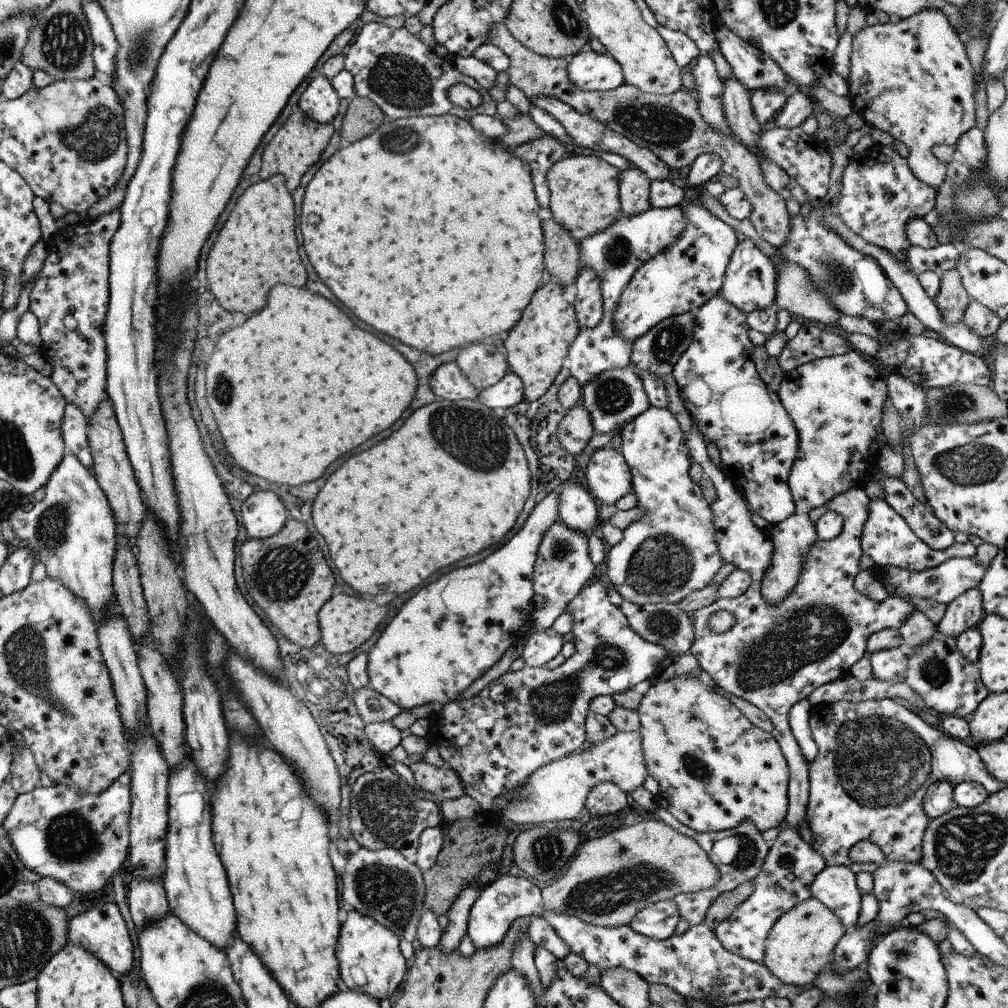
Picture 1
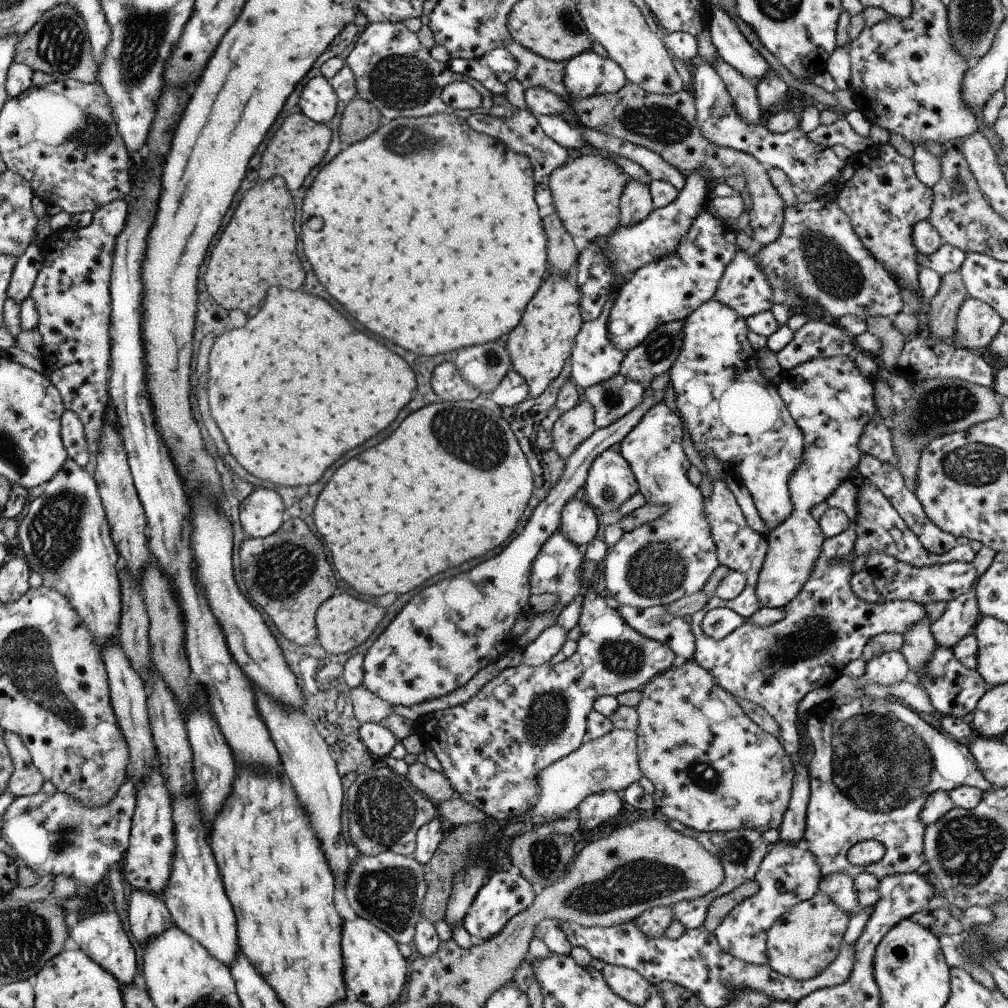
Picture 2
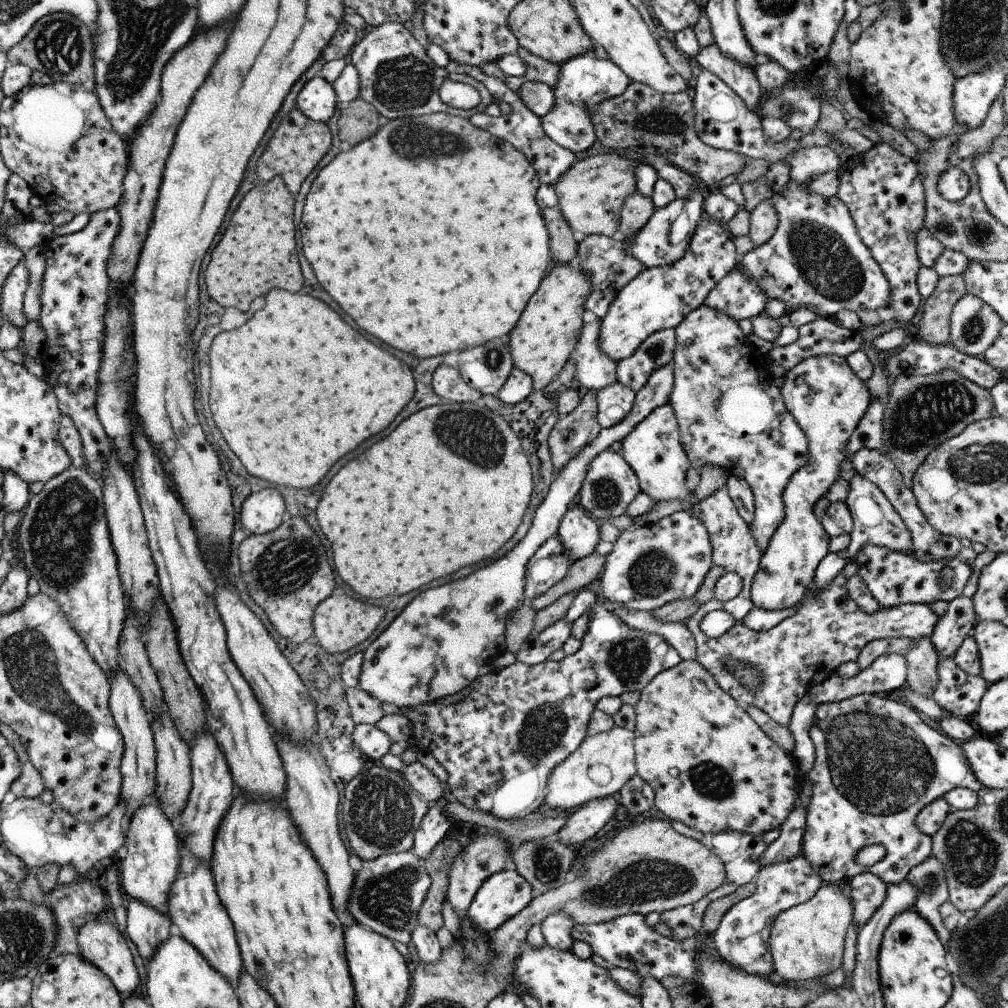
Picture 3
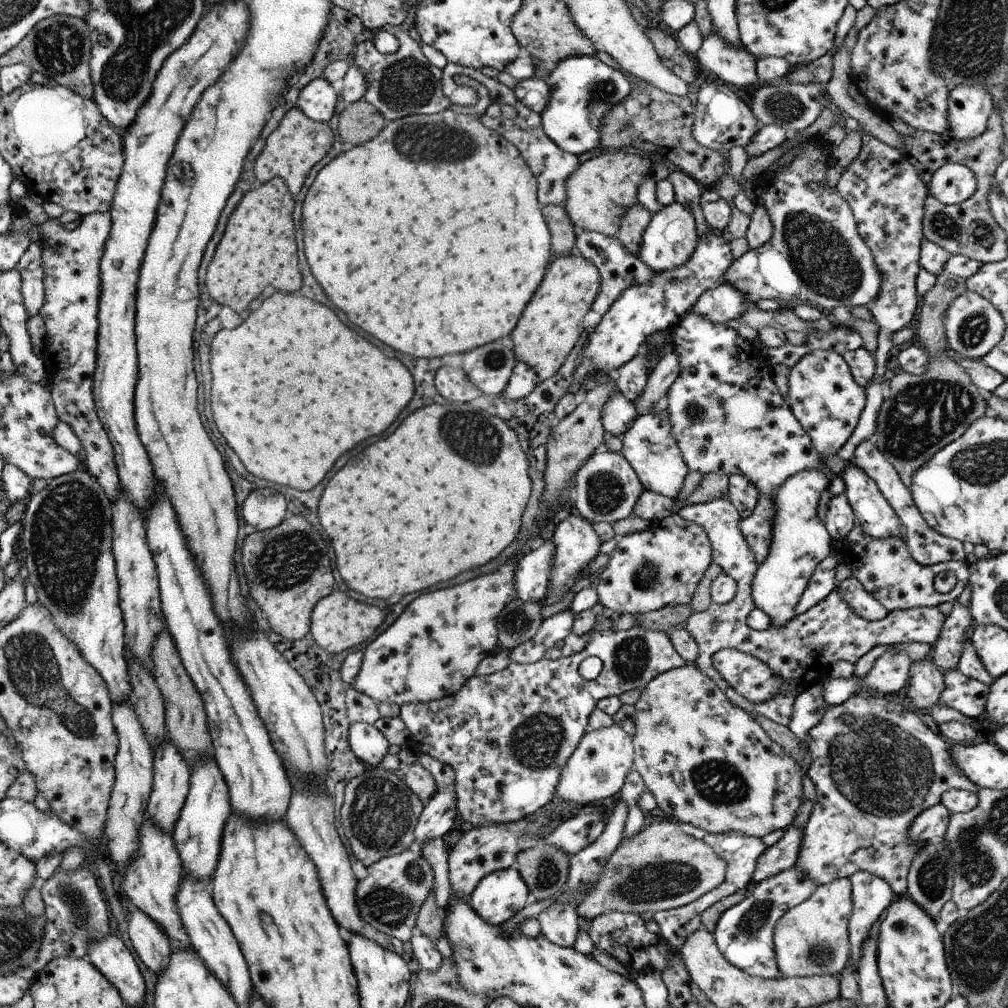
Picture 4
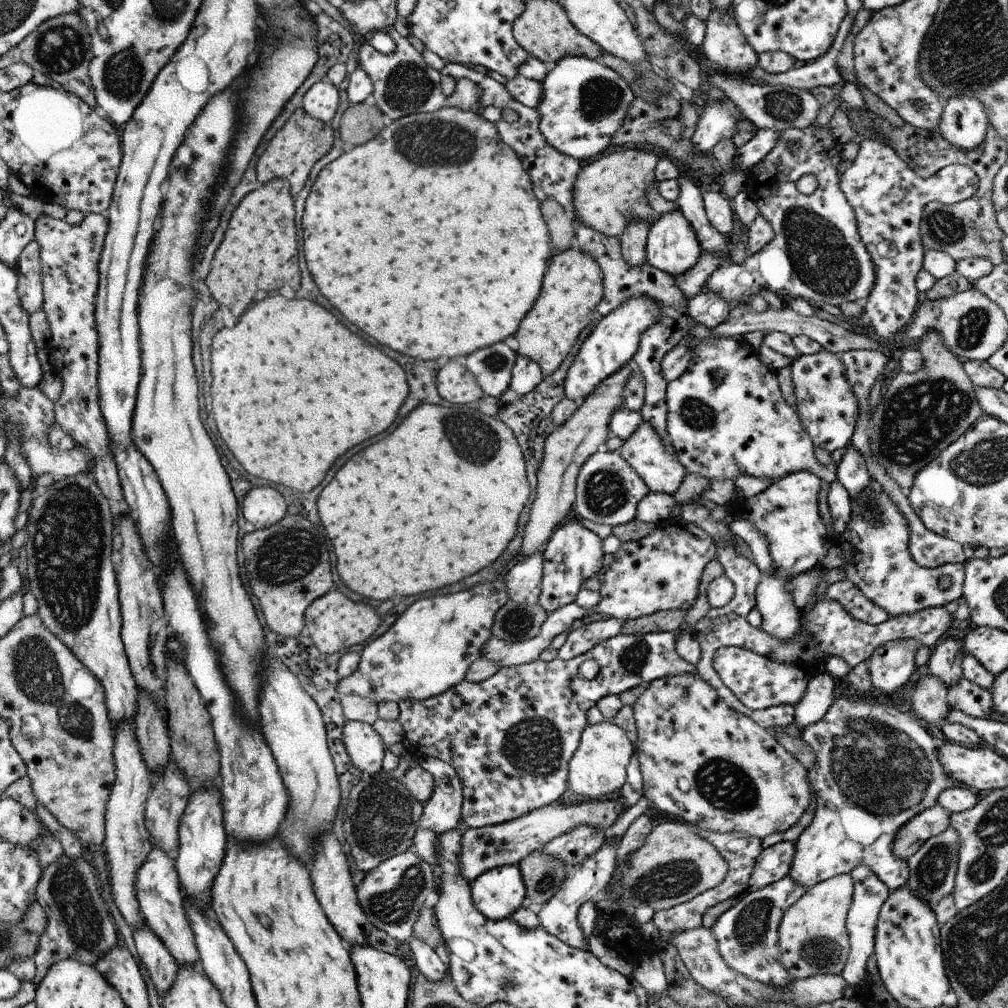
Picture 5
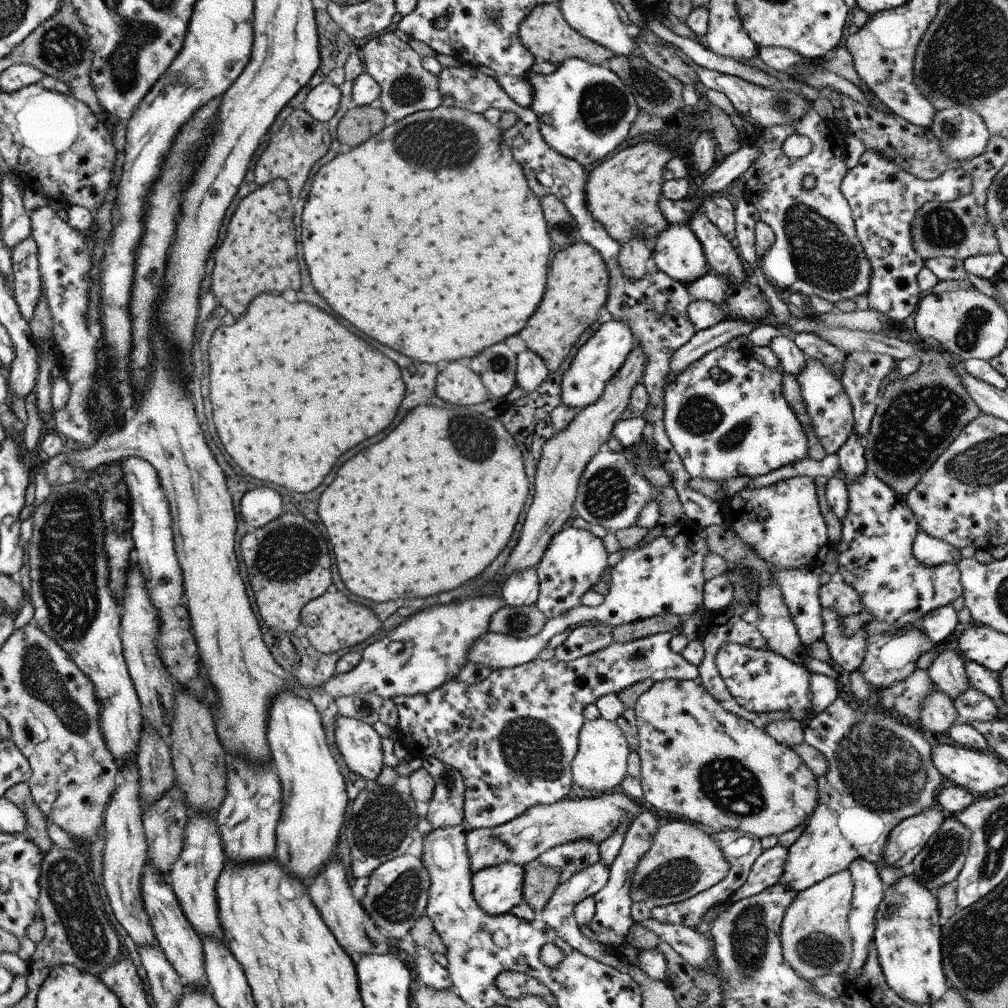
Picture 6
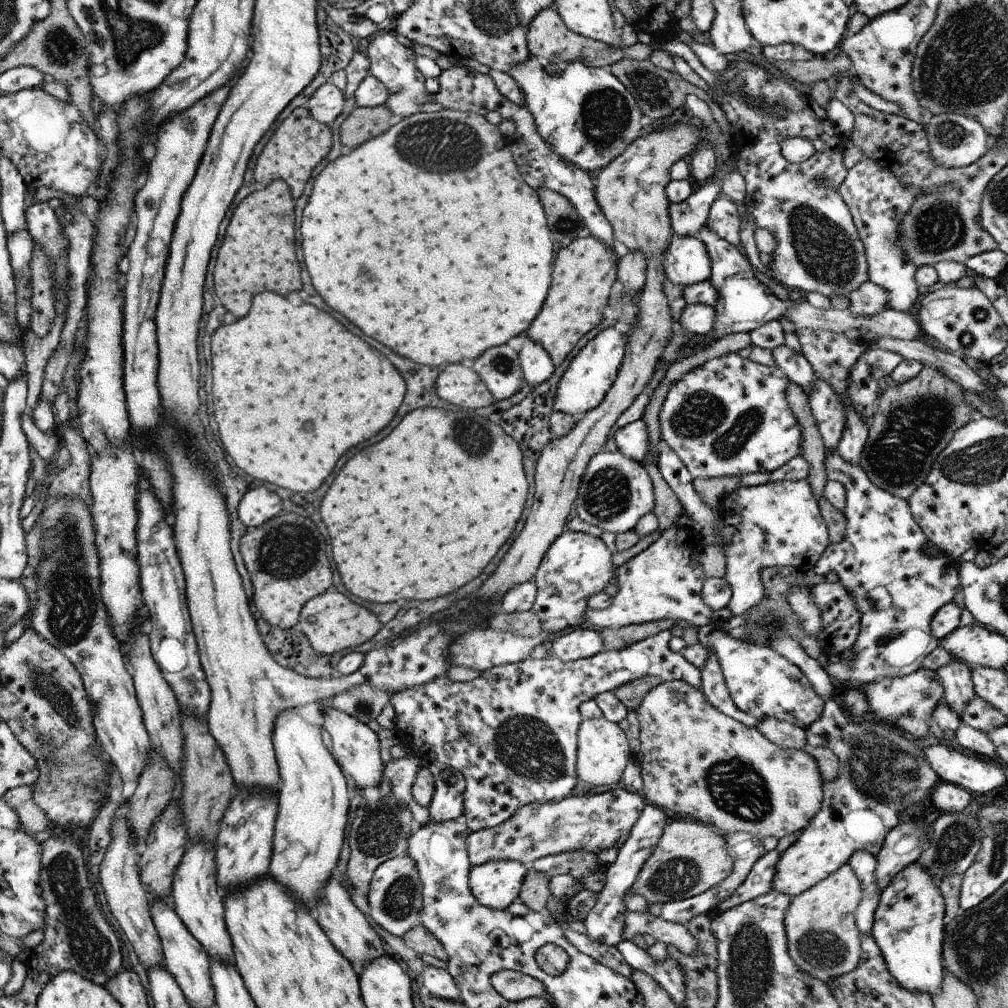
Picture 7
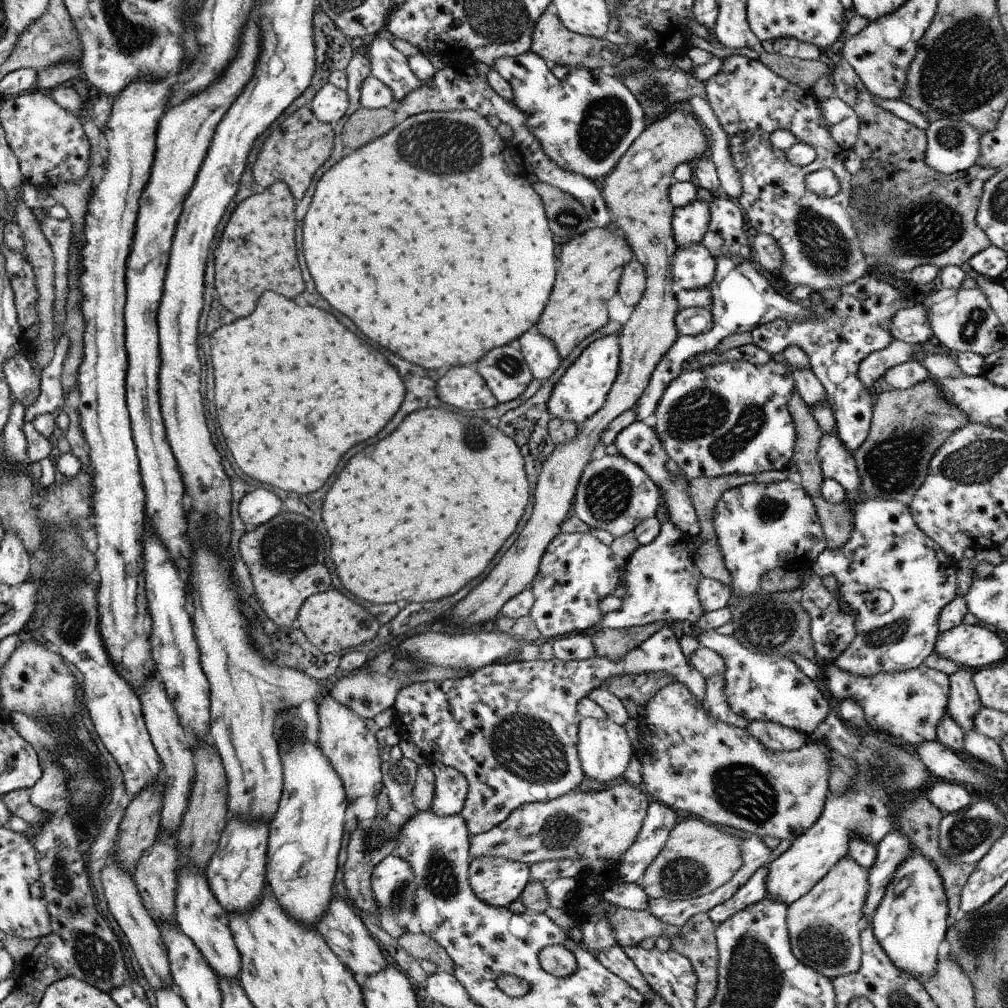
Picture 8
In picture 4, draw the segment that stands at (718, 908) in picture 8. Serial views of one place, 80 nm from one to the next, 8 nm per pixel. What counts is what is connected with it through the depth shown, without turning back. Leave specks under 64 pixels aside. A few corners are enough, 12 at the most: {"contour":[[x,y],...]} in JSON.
{"contour":[[790,826],[758,857],[754,886],[795,866],[803,829]]}

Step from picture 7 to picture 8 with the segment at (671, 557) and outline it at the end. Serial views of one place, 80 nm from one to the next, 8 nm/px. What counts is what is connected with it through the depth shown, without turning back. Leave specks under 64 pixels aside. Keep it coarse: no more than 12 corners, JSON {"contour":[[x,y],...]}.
{"contour":[[671,521],[625,562],[622,606],[599,628],[706,613],[690,536]]}

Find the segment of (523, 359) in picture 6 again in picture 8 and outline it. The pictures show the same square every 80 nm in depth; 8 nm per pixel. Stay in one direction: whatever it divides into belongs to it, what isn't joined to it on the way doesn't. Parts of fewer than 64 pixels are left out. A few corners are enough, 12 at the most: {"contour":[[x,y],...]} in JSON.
{"contour":[[535,326],[519,338],[533,378],[550,378],[562,362]]}

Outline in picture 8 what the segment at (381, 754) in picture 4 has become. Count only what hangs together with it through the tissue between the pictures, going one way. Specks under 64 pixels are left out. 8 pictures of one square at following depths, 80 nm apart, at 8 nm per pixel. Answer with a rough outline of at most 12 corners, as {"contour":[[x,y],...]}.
{"contour":[[328,694],[318,740],[347,799],[378,796],[380,750],[364,718]]}

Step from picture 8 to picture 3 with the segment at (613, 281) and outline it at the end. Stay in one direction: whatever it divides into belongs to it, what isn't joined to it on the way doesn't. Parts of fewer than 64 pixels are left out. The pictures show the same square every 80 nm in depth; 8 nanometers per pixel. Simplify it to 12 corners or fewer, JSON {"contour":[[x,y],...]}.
{"contour":[[554,265],[508,335],[536,391],[574,354],[592,291]]}

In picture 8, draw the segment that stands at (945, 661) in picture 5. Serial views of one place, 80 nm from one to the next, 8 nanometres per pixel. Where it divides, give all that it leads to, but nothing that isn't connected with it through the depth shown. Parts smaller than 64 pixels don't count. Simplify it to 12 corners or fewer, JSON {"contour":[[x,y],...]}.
{"contour":[[972,670],[949,675],[947,712],[963,728],[975,731],[982,703]]}

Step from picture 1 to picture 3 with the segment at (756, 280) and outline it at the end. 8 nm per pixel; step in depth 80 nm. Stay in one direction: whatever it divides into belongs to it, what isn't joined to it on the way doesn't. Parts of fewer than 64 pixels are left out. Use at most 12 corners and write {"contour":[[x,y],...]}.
{"contour":[[736,268],[703,305],[737,321],[763,314],[768,298]]}

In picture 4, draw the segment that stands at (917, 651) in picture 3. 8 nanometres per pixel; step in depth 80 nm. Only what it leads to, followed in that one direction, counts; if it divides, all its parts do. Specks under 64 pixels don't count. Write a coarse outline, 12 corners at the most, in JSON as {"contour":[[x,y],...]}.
{"contour":[[931,660],[911,664],[908,696],[918,713],[941,702],[943,674]]}

